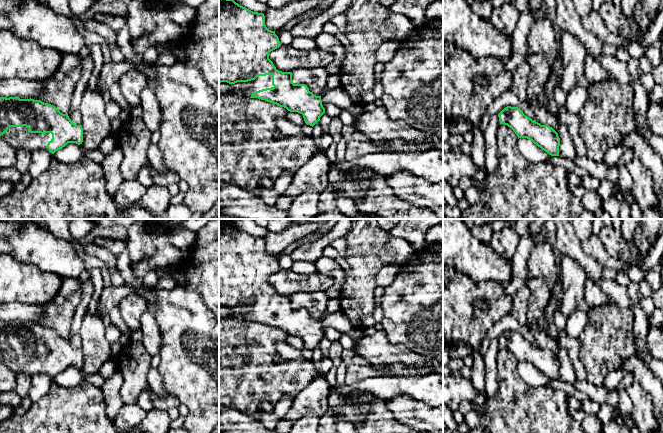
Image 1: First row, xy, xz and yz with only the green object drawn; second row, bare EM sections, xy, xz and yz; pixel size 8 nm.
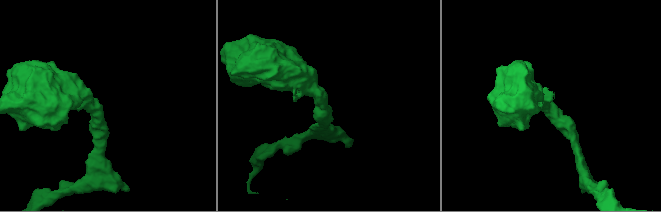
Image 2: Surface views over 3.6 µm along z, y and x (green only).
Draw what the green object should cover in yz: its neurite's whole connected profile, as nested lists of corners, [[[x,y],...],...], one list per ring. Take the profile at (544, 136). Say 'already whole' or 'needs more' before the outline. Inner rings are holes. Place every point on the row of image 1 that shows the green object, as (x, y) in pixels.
already whole; [[[505,107],[499,114],[500,124],[510,127],[519,138],[527,138],[551,156],[559,156],[560,138],[558,133],[548,125],[541,125],[526,116],[518,107]]]

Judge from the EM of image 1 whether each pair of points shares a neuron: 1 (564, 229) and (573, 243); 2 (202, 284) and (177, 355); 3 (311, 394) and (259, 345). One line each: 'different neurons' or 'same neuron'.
1: same neuron
2: different neurons
3: different neurons

